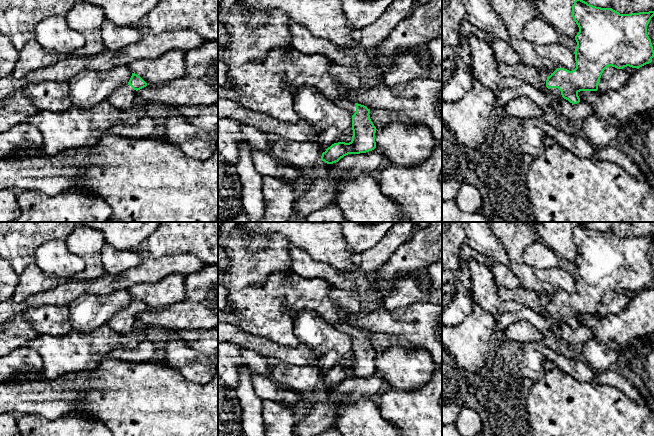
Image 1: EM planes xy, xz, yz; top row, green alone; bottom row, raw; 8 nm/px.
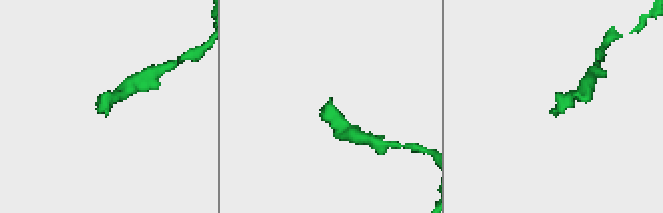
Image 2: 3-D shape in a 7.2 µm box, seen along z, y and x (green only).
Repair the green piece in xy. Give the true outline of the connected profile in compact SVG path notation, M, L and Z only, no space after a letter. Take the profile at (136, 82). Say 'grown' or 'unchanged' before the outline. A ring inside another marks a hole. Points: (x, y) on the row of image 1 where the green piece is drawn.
grown; M132 73L129 82L114 90L108 101L115 108L126 111L137 101L136 92L146 86L147 83L140 76Z

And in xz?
grown; M346 98L336 99L335 103L352 115L353 136L349 143L334 143L322 153L321 160L327 164L336 163L348 154L366 153L376 148L377 129L370 119L370 109Z

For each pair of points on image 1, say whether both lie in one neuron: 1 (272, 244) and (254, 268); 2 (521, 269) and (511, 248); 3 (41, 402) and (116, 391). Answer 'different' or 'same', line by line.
1: same
2: same
3: same

